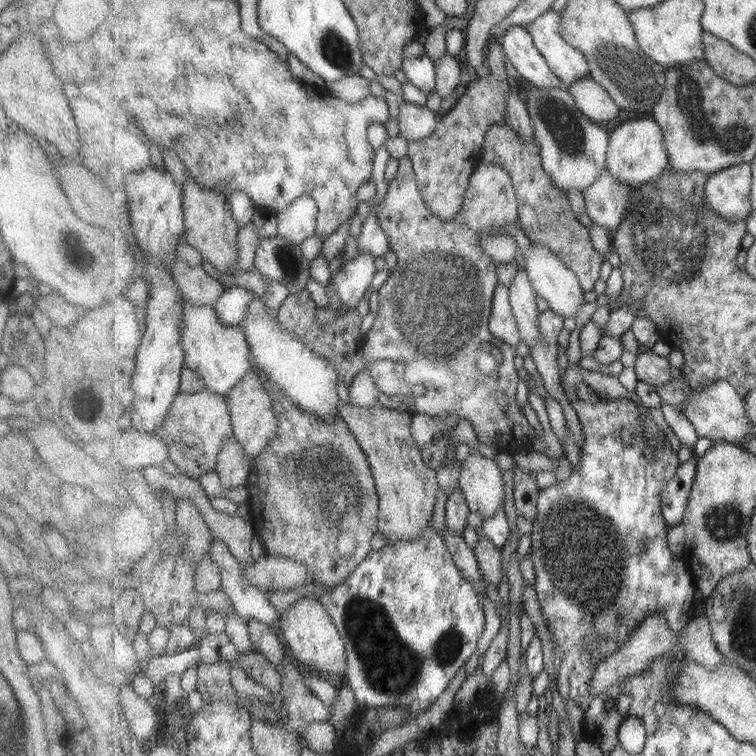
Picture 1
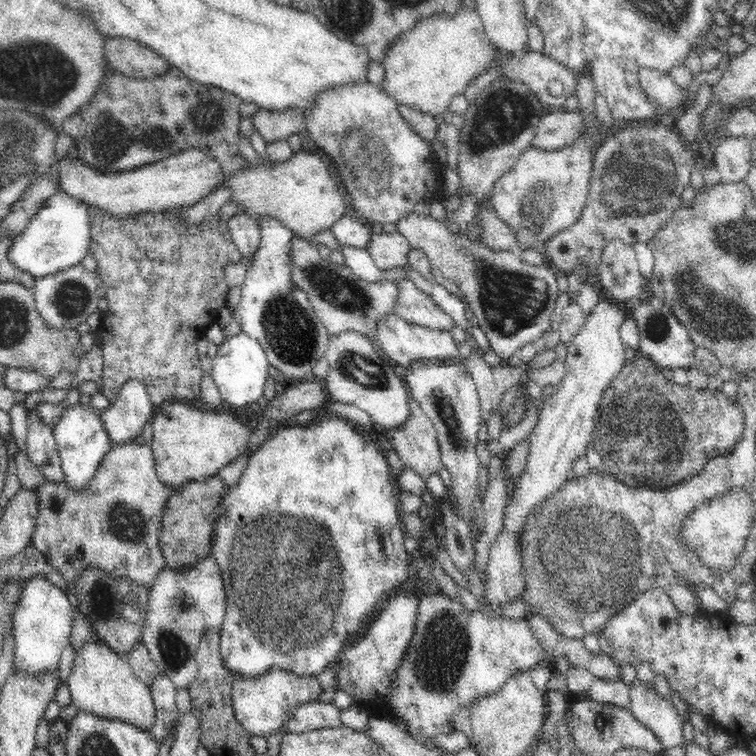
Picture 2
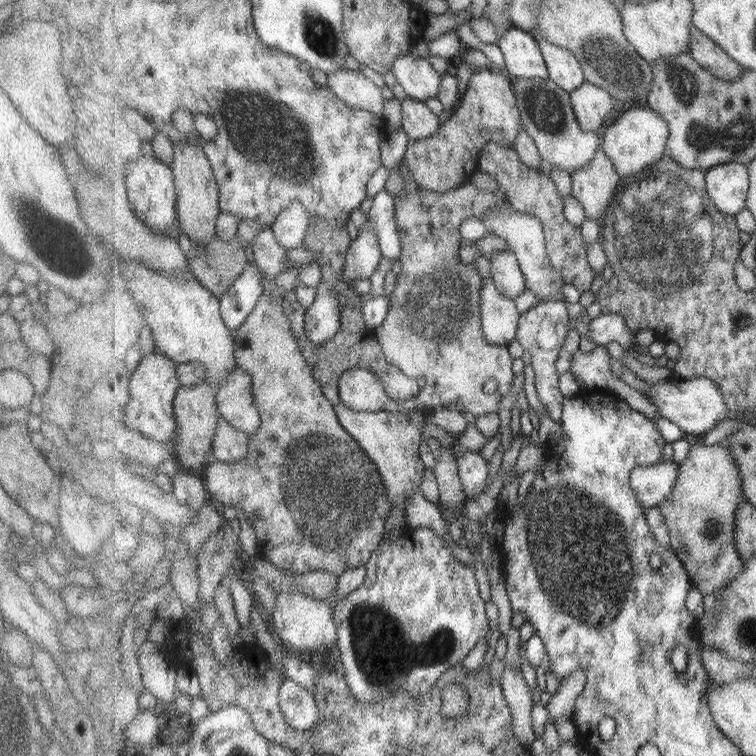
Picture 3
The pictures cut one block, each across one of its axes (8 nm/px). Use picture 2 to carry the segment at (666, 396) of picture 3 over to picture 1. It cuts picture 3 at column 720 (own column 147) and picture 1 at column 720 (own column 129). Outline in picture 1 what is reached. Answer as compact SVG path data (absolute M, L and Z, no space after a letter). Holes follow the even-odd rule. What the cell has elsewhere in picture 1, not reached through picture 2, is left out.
M727 380L713 382L703 390L695 389L686 402L683 414L693 422L700 437L709 438L714 443L727 441L737 445L755 438L751 429L754 423L749 419L745 397Z

